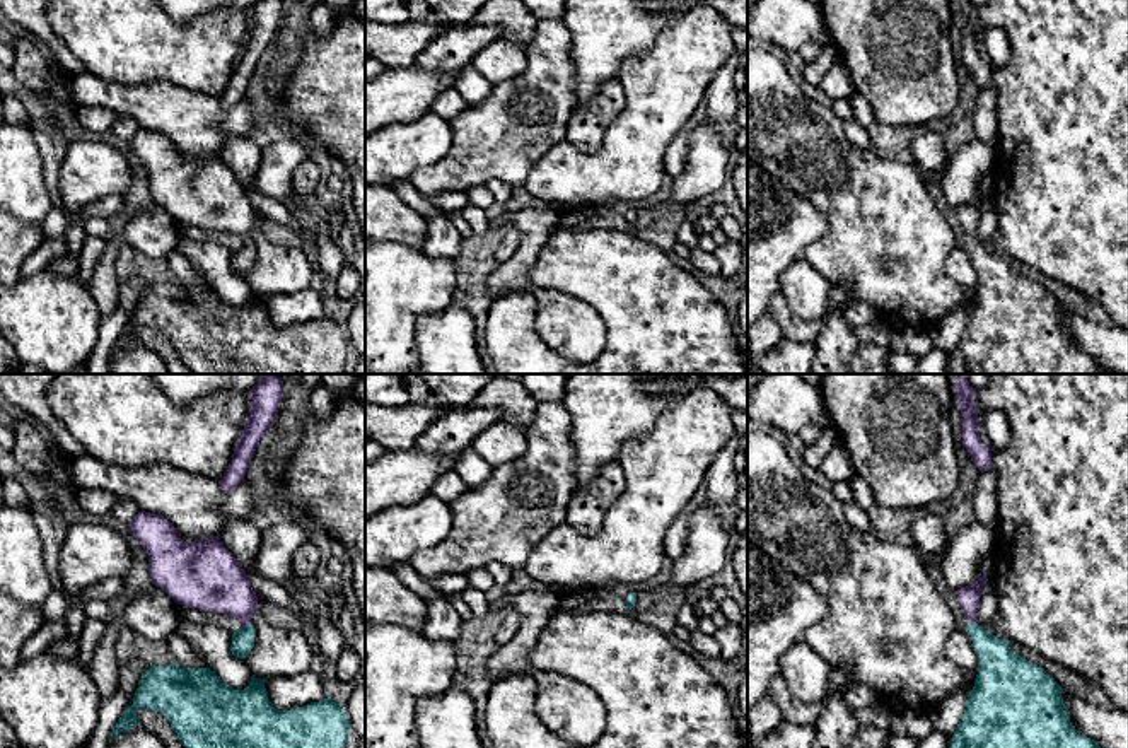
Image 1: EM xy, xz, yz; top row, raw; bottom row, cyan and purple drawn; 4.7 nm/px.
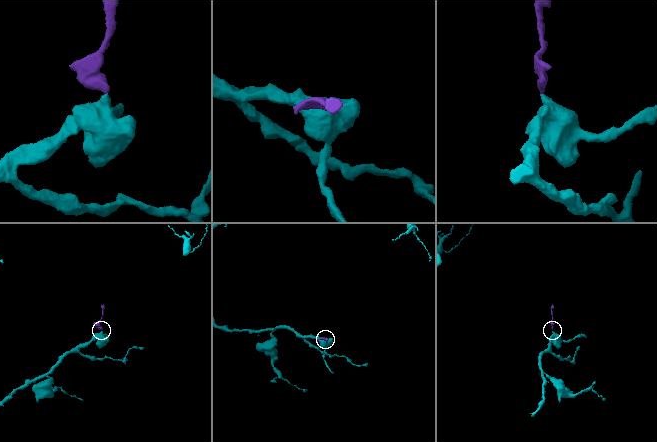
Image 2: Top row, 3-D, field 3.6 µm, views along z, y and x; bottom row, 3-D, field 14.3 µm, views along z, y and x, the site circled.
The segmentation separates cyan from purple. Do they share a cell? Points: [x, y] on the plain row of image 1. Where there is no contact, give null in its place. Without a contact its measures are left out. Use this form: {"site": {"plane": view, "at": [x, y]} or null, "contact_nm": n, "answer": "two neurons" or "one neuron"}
{"site": {"plane": "yz", "at": [971, 241]}, "contact_nm": 50, "answer": "one neuron"}

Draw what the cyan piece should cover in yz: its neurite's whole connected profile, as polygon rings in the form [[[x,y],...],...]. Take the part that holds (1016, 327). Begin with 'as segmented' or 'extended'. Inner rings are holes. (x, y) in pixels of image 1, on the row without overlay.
extended; [[[978,193],[973,203],[956,208],[978,273],[978,292],[964,331],[951,355],[949,374],[1118,374],[1102,367],[1070,340],[1063,306],[1038,282],[1014,270],[1007,258],[976,241],[980,213],[988,200]]]

